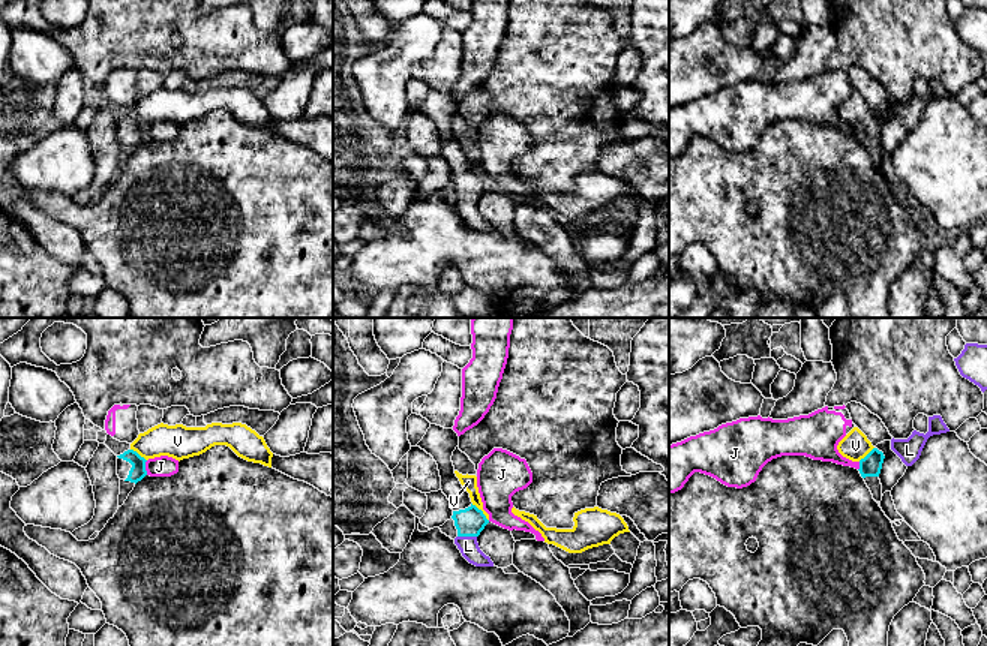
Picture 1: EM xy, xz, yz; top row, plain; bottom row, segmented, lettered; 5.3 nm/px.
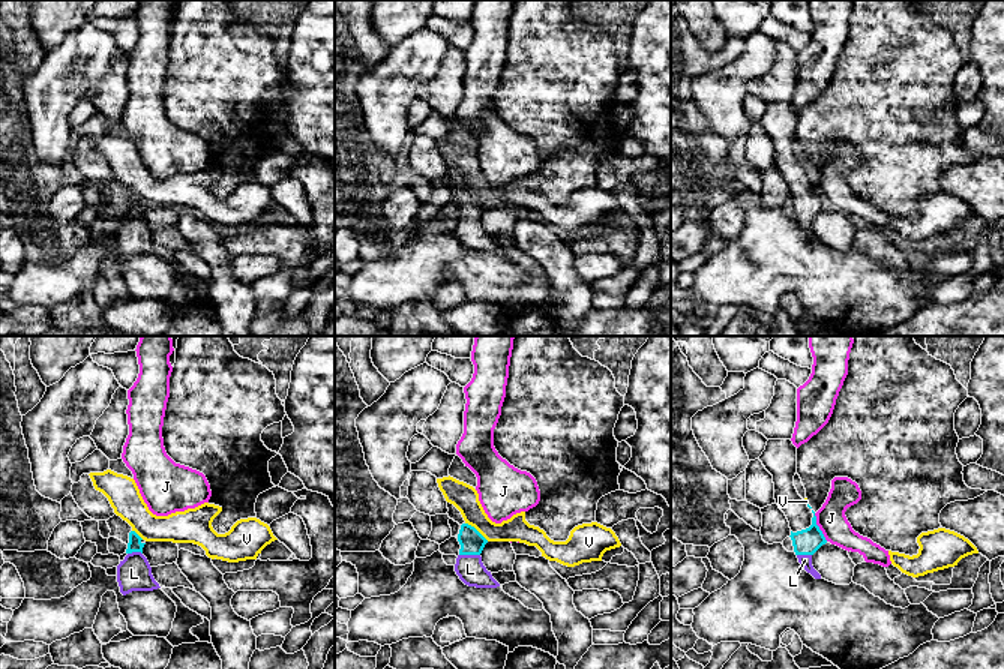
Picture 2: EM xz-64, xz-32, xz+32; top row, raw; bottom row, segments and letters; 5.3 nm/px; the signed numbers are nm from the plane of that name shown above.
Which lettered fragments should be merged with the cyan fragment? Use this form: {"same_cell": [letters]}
{"same_cell": ["L"]}

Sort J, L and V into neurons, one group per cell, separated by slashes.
J / L / V

